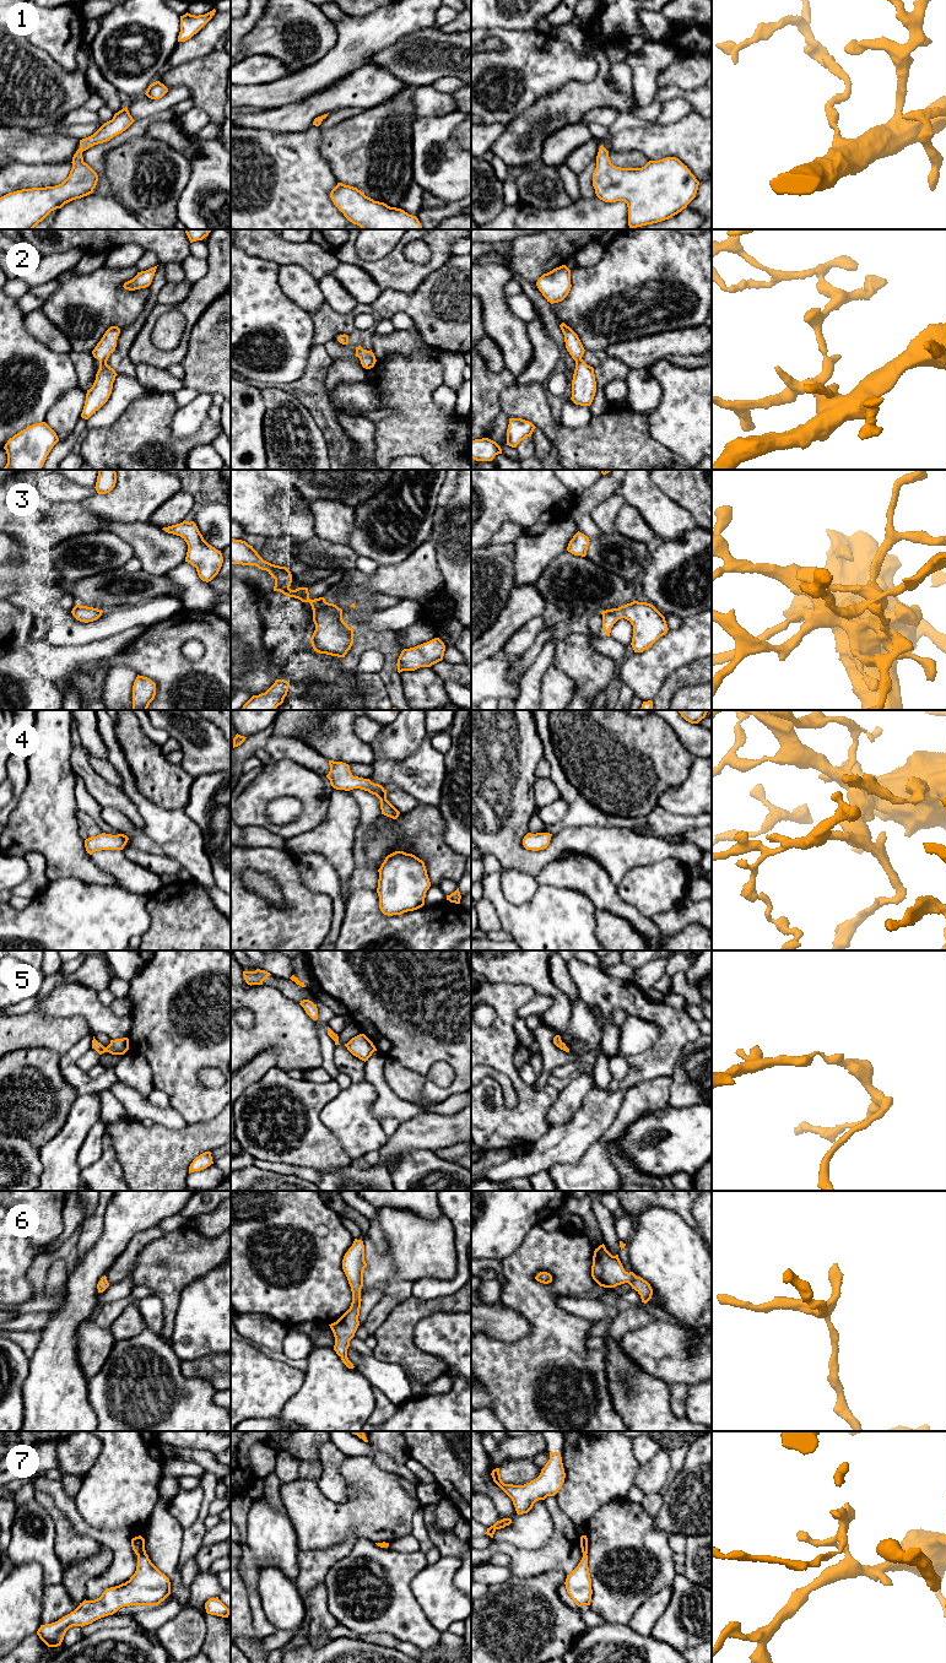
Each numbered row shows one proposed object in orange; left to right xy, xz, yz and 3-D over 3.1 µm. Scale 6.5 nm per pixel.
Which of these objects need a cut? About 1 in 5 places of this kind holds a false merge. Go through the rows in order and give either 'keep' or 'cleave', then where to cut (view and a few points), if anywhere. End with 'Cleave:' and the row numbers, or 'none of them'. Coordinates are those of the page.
1: keep; cut none
2: keep; cut none
3: keep; cut none
4: keep; cut none
5: keep; cut none
6: keep; cut none
7: keep; cut none
Cleave: none of them

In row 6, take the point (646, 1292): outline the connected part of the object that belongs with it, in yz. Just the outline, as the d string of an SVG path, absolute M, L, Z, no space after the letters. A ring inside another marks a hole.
M604 1244L594 1251L591 1277L604 1288L615 1288L628 1283L640 1295L644 1304L652 1299L653 1289L650 1284L633 1272L626 1272L618 1255L612 1256Z

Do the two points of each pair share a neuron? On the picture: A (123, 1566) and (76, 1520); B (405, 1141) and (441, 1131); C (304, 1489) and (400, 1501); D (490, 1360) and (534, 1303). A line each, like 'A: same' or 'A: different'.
A: same
B: same
C: same
D: same

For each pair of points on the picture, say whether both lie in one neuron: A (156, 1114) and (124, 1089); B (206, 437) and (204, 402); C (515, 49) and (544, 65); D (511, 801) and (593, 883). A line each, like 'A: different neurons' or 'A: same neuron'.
A: same neuron
B: different neurons
C: same neuron
D: different neurons

